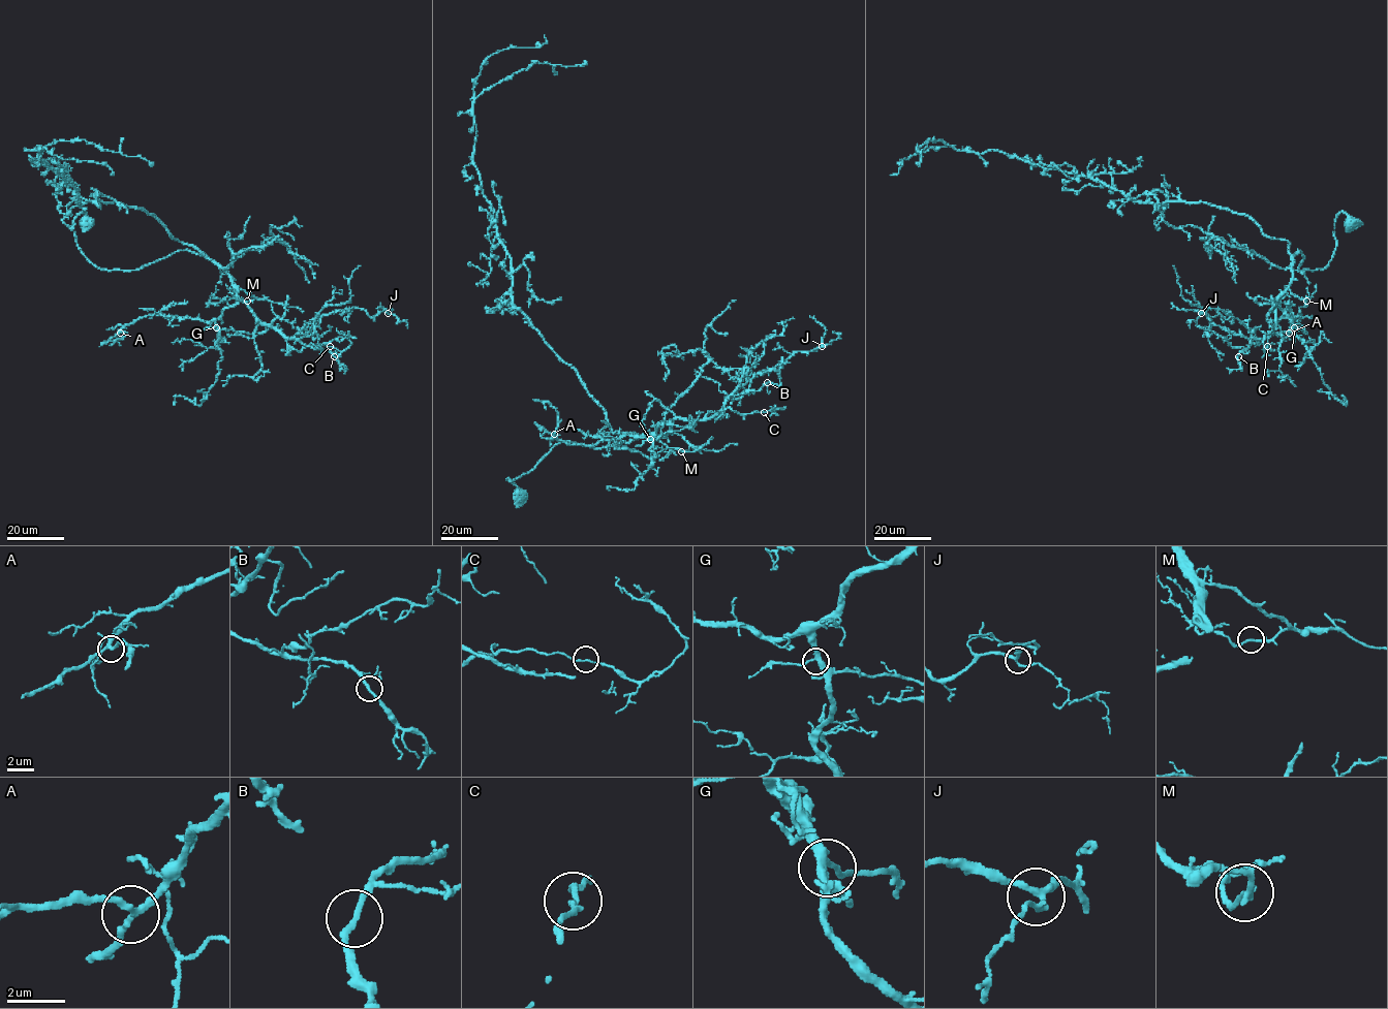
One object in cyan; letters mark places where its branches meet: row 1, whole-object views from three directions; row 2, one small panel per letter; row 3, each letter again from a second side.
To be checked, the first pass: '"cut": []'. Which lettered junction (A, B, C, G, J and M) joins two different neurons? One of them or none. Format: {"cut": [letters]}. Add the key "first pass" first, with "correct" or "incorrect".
{"first pass": "correct", "cut": []}

